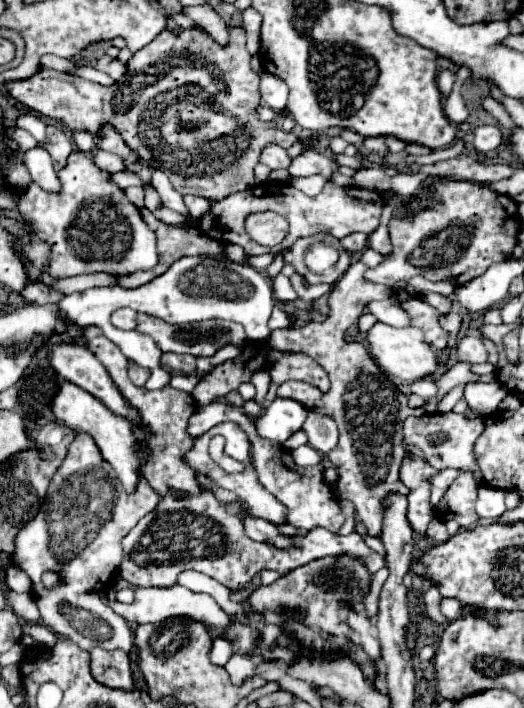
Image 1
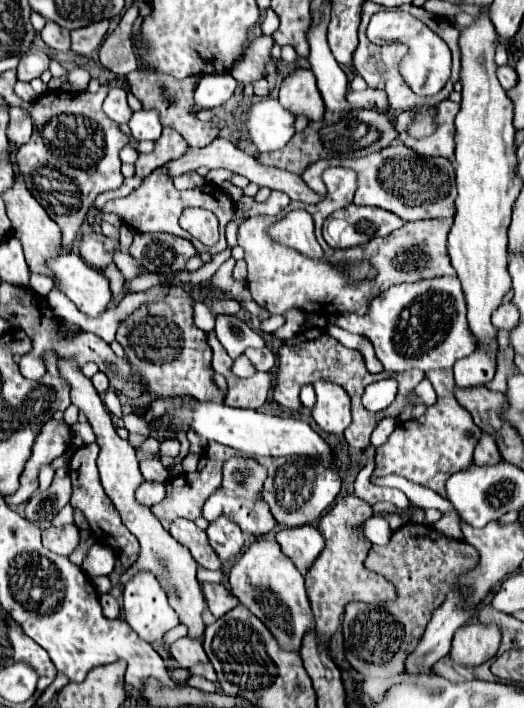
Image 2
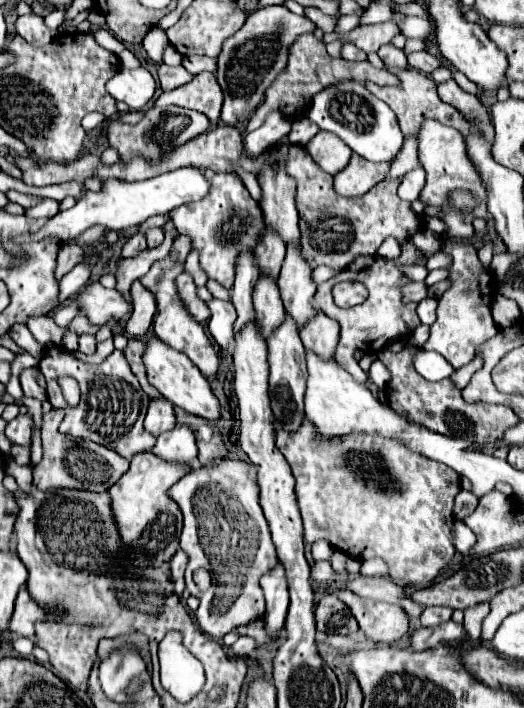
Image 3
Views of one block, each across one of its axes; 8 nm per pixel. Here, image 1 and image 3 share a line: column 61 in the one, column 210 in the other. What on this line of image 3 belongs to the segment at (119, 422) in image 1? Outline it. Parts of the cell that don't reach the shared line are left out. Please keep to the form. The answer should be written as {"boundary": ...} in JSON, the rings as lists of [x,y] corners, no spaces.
{"boundary":[[[148,334],[146,338],[146,352],[142,356],[142,362],[146,366],[146,376],[148,382],[152,382],[152,386],[164,396],[168,398],[174,406],[200,416],[200,418],[208,418],[208,420],[218,420],[220,418],[220,404],[218,398],[212,394],[212,388],[208,384],[208,380],[200,374],[200,370],[180,352],[168,348],[166,342],[160,342],[154,334]]]}

